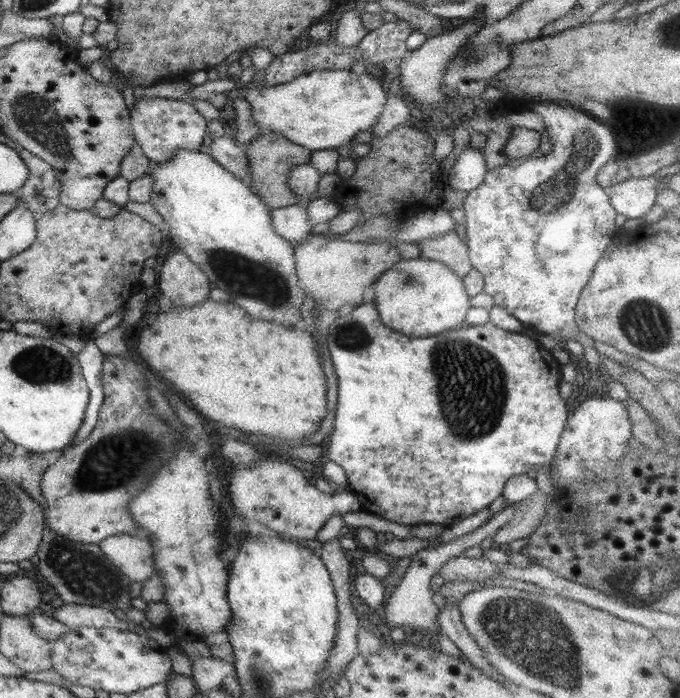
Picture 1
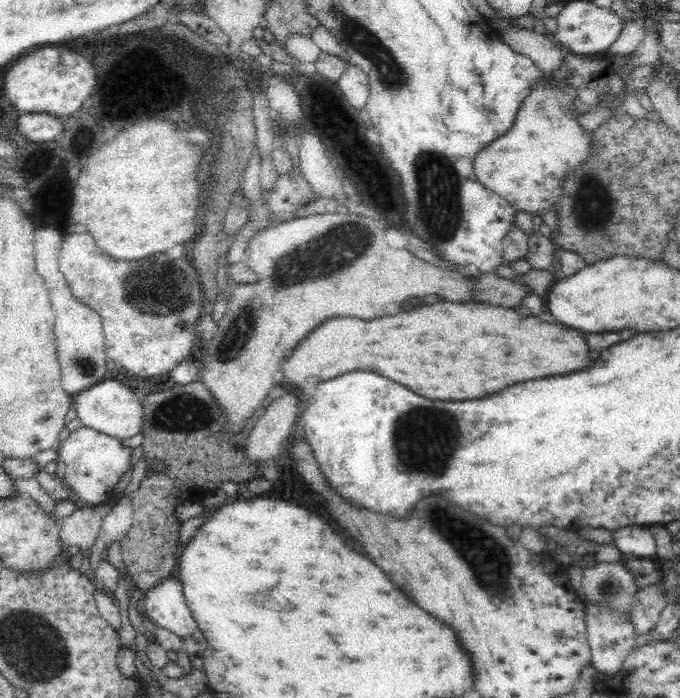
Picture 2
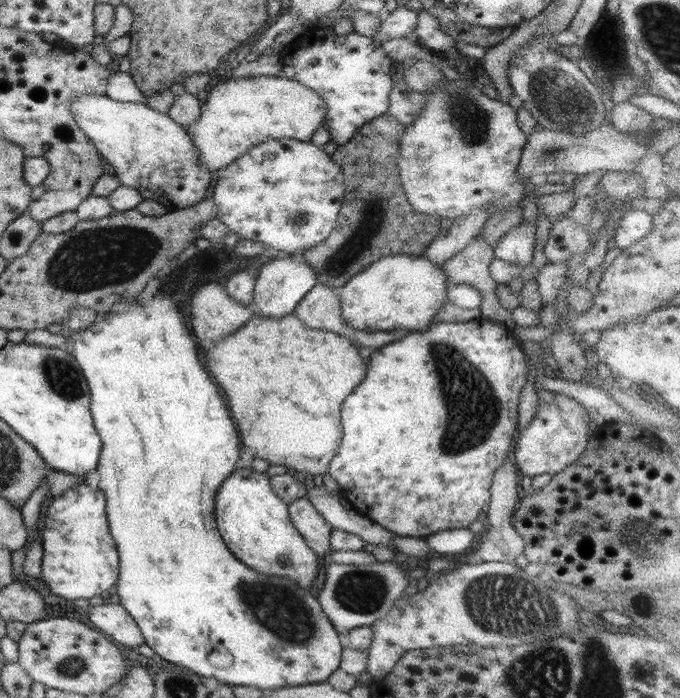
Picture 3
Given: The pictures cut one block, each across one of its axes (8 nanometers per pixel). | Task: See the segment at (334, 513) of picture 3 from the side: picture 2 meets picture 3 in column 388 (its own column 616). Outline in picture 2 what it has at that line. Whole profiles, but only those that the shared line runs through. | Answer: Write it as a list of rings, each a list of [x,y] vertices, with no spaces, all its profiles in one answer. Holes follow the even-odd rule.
[[[626,526],[612,531],[613,544],[621,554],[650,559],[656,557],[656,541],[648,526]]]

